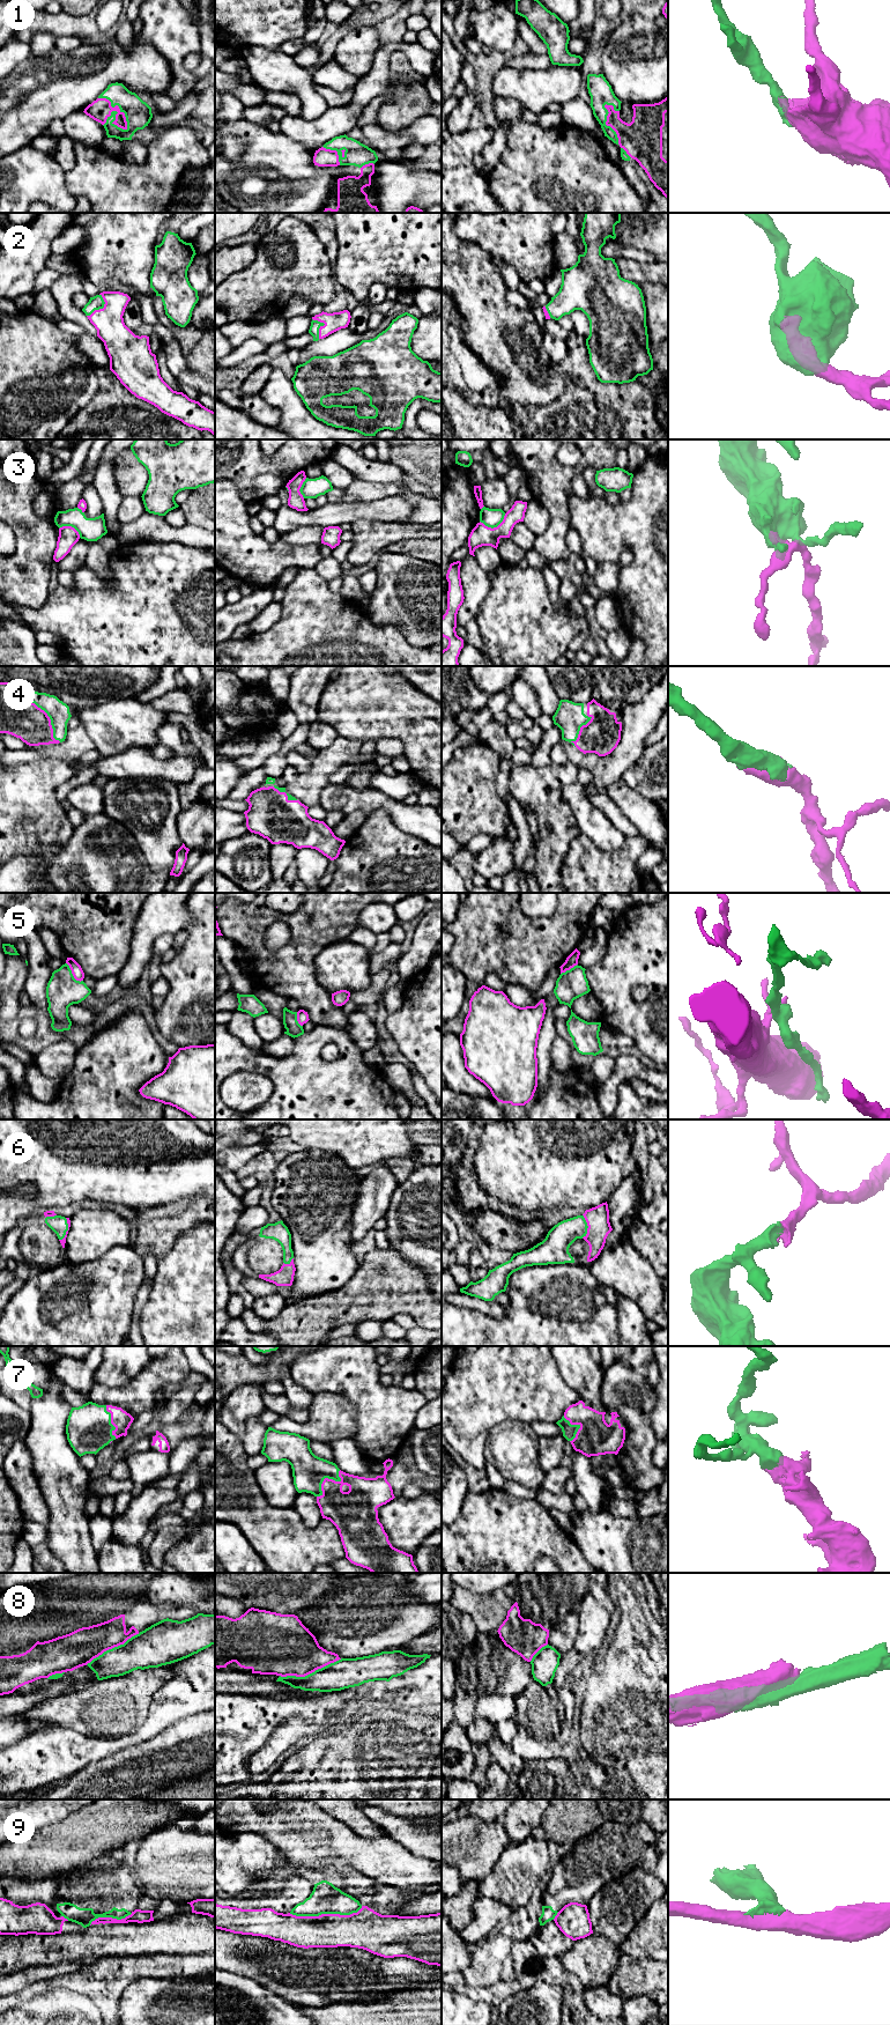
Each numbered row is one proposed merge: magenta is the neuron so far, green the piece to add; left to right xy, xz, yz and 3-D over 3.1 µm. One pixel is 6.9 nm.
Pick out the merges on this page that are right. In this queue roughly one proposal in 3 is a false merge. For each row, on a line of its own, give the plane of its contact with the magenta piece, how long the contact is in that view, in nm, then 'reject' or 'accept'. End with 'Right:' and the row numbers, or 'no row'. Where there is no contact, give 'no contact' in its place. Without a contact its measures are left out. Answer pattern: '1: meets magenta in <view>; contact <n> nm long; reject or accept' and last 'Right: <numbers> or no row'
1: meets magenta in xy; contact 300 nm long; accept
2: meets magenta in xy; contact 190 nm long; accept
3: meets magenta in yz; contact 190 nm long; reject
4: meets magenta in xy; contact 420 nm long; accept
5: meets magenta in xy; contact 180 nm long; reject
6: meets magenta in xy; contact 170 nm long; accept
7: meets magenta in xz; contact 260 nm long; accept
8: meets magenta in xz; contact 440 nm long; reject
9: meets magenta in xz; contact 500 nm long; reject
Right: 1, 2, 4, 6, 7

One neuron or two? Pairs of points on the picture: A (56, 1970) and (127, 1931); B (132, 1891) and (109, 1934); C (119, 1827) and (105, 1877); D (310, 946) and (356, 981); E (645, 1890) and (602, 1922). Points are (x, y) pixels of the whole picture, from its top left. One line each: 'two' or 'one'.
A: two
B: two
C: two
D: two
E: one

